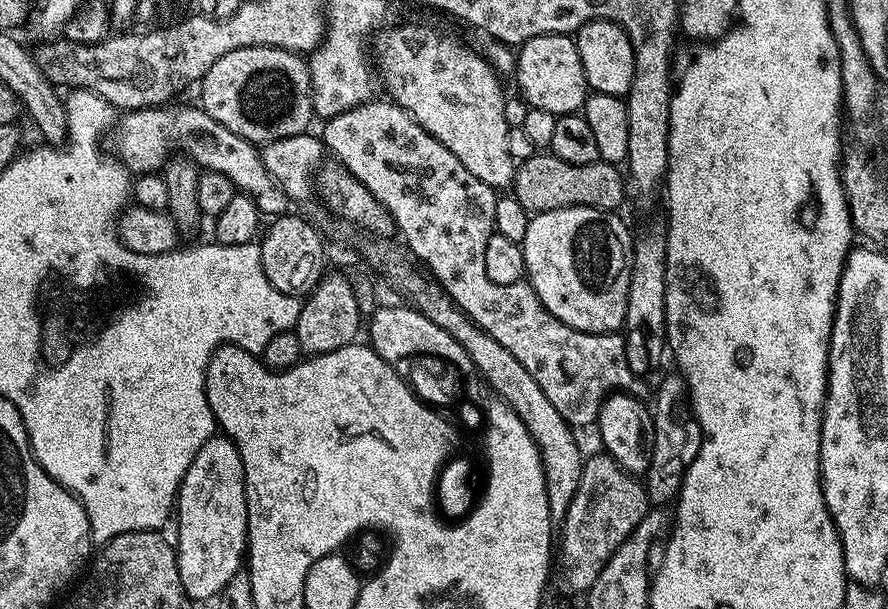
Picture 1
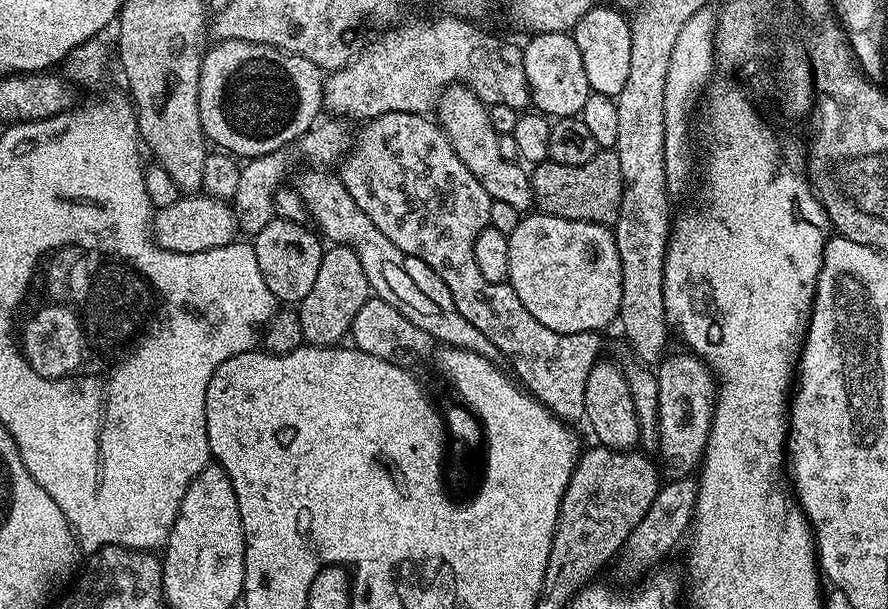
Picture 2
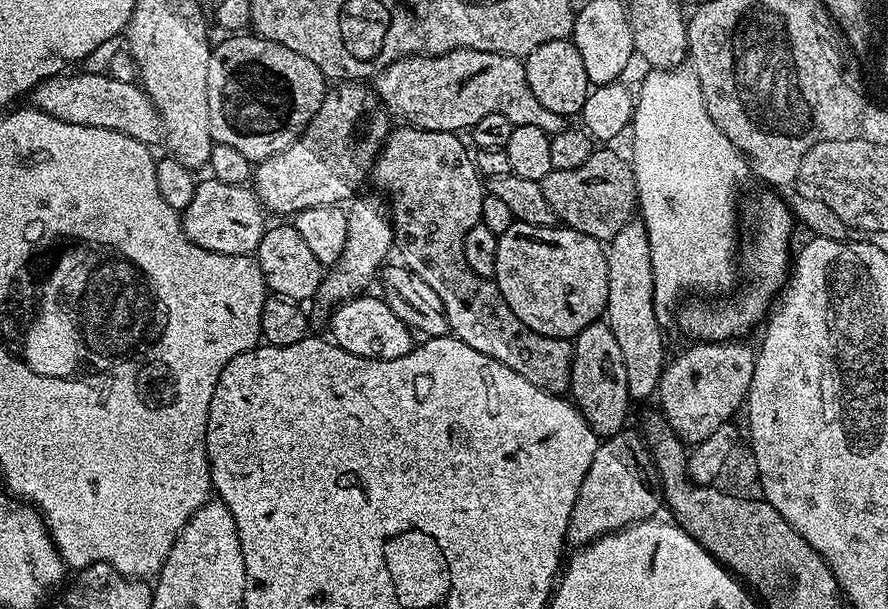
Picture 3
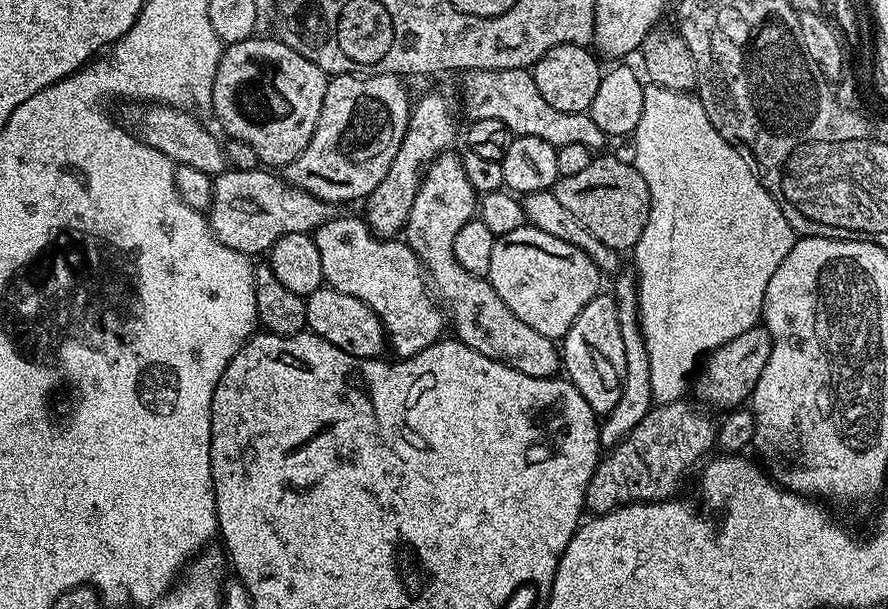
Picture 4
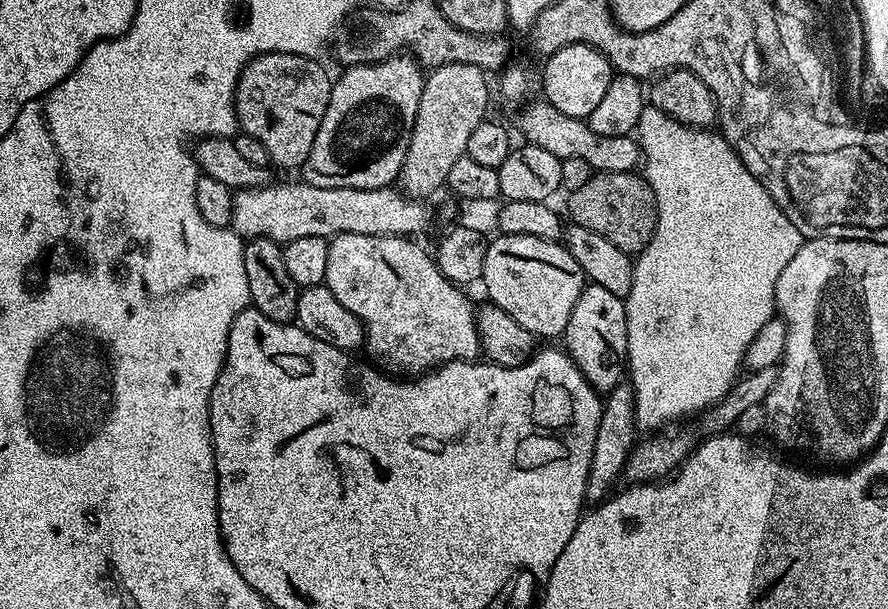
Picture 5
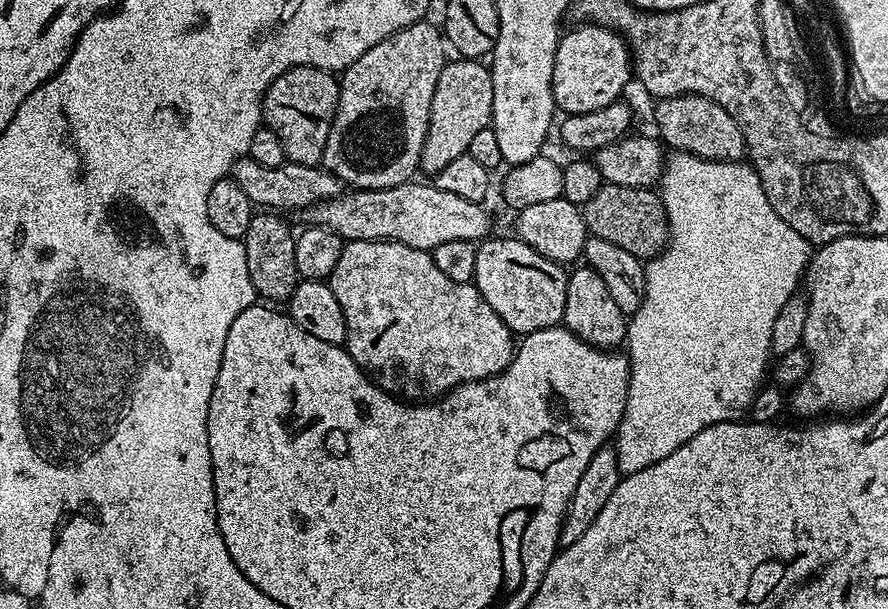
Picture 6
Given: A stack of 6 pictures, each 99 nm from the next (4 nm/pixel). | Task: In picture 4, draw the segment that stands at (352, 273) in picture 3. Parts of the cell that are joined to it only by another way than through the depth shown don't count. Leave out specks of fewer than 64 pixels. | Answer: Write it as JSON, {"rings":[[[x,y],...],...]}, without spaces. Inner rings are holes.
{"rings":[[[428,92],[420,101],[413,103],[410,108],[410,115],[408,118],[408,125],[406,126],[406,134],[402,138],[402,146],[398,150],[398,154],[394,154],[394,162],[390,162],[390,170],[386,170],[386,178],[382,178],[382,182],[378,182],[378,186],[374,186],[374,190],[366,198],[366,203],[363,205],[364,212],[363,215],[368,221],[369,228],[376,233],[377,236],[381,238],[396,238],[401,235],[402,229],[405,224],[407,224],[408,219],[410,218],[410,206],[414,206],[414,198],[418,198],[418,186],[420,185],[420,179],[424,177],[424,169],[440,155],[441,152],[447,152],[453,147],[452,143],[456,140],[456,104],[458,108],[458,100],[452,96],[447,96],[444,92]]]}

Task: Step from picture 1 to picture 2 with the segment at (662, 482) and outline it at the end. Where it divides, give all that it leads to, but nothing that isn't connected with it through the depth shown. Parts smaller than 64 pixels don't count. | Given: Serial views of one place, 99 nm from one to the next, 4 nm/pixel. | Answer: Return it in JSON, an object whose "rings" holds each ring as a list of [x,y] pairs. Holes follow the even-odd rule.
{"rings":[[[689,352],[667,355],[656,368],[658,382],[659,463],[668,480],[691,475],[701,463],[708,435],[712,429],[712,415],[716,409],[718,384],[709,365]]]}

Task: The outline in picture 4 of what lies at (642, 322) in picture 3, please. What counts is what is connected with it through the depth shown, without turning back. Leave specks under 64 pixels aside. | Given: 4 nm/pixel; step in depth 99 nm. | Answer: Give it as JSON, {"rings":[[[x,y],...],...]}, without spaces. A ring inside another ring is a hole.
{"rings":[[[615,277],[616,289],[614,295],[618,306],[618,327],[622,330],[622,346],[626,350],[626,370],[624,371],[624,385],[622,386],[622,398],[618,398],[617,405],[601,421],[599,430],[599,442],[601,447],[613,448],[628,436],[634,426],[642,422],[654,401],[650,390],[650,354],[646,354],[646,342],[642,338],[640,329],[640,311],[638,310],[638,294],[636,293],[636,277]]]}

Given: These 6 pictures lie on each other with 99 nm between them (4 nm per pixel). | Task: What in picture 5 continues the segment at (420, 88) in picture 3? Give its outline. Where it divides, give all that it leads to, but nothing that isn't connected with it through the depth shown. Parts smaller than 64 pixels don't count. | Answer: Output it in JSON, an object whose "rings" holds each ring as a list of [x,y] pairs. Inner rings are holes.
{"rings":[[[543,98],[533,99],[523,105],[524,113],[520,116],[520,128],[524,131],[524,140],[534,146],[542,146],[542,150],[554,154],[560,161],[566,158],[582,158],[591,166],[593,173],[636,172],[642,164],[639,139],[632,136],[607,136],[594,134],[594,130],[584,120],[570,118],[562,114],[562,110],[554,110]]]}

